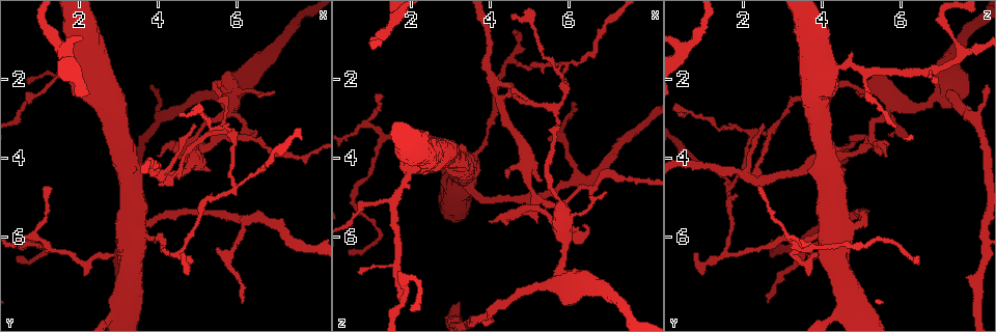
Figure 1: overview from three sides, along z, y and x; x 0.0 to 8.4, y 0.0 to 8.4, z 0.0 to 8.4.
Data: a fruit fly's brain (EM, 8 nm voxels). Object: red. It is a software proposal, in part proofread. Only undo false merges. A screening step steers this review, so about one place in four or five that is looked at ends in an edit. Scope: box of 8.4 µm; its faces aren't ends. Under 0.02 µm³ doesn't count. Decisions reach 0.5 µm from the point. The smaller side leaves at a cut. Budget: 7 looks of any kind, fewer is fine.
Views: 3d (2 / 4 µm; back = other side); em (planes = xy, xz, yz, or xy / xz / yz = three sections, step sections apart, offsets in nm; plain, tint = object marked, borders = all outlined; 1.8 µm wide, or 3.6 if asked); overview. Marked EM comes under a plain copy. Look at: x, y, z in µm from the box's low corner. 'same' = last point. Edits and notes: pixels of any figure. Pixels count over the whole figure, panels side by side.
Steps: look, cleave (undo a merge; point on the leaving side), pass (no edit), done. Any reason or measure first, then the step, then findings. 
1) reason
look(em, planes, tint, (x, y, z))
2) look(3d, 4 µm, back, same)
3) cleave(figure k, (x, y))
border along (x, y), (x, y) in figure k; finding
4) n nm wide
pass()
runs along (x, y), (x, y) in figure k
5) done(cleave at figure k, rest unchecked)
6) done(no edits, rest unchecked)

a narrow waist
look(em, xz, step 8, tint, (5.15, 3.70, 5.10))

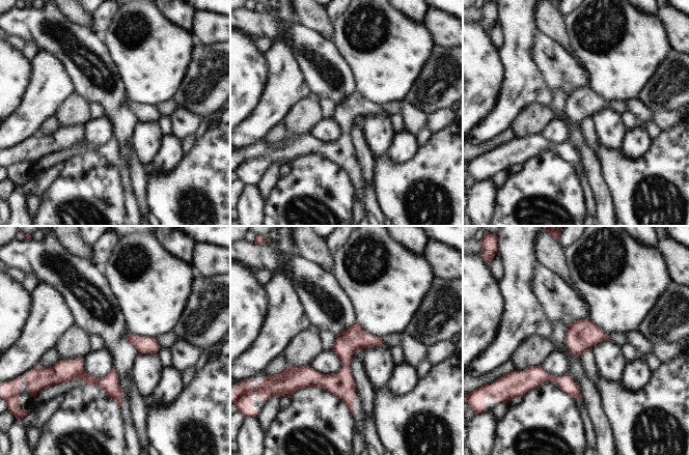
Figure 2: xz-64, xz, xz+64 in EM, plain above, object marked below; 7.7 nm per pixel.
pass()
runs along (355, 325), (346, 344), (351, 404) in figure 2; continuous, no second cell

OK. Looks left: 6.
arms part here
look(em, xy, step 4, tint, (4.25, 4.55, 2.50))

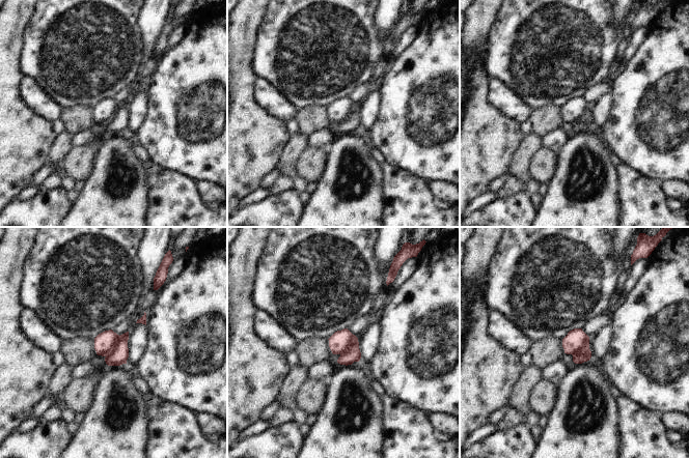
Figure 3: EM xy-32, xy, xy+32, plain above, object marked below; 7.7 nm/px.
cleave(figure 3, (104, 342))
border along (120, 336), (113, 348), (105, 355) in figure 3; a second cell is stuck on

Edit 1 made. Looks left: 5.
three arms meet
look(3d, 2 µm, back, (5.90, 4.80, 1.65))

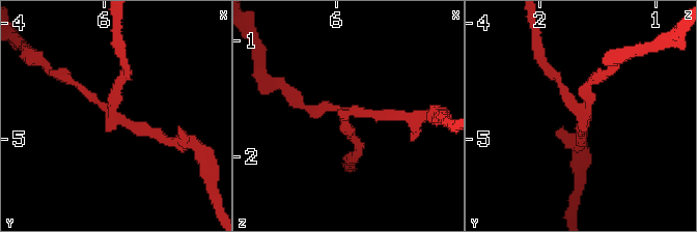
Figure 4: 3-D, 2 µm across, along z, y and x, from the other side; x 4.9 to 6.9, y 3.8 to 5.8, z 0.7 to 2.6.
3 arms; now the EM
look(em, planes, tint, (5.94, 4.78, 1.64))

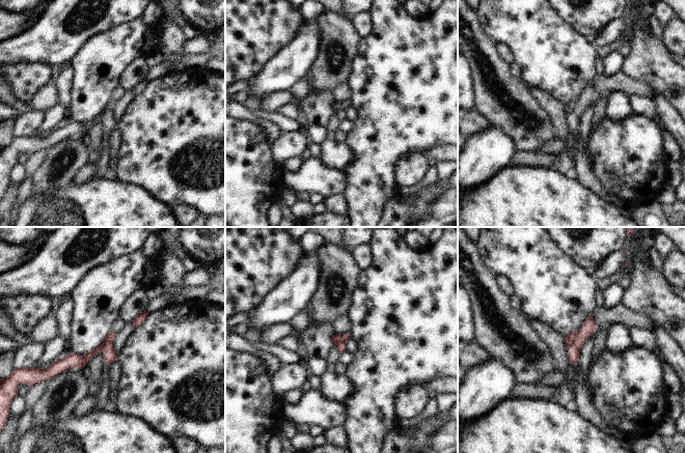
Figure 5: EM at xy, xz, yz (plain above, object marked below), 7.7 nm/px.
90 nm wide
cleave(figure 5, (109, 356))
a second cell is stuck on

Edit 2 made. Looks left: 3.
done(cleave at figure 3, cleave at figure 5, rest unchecked)

